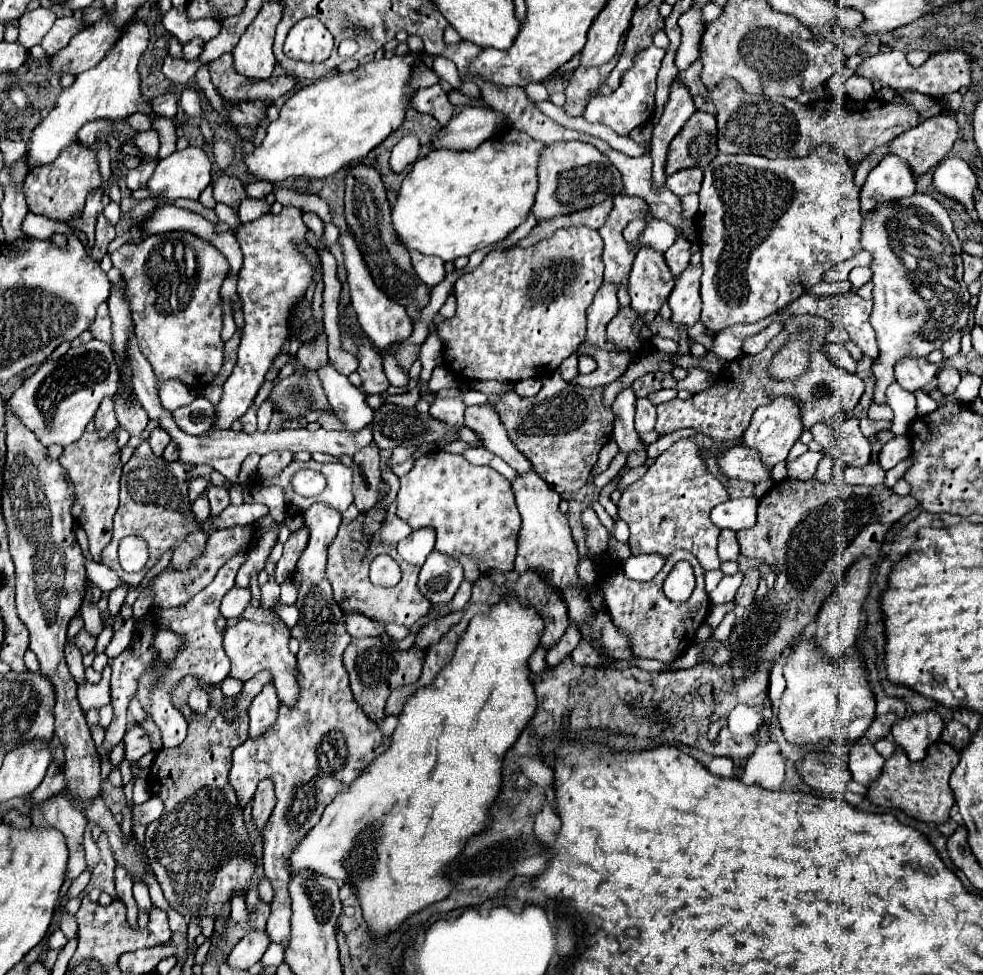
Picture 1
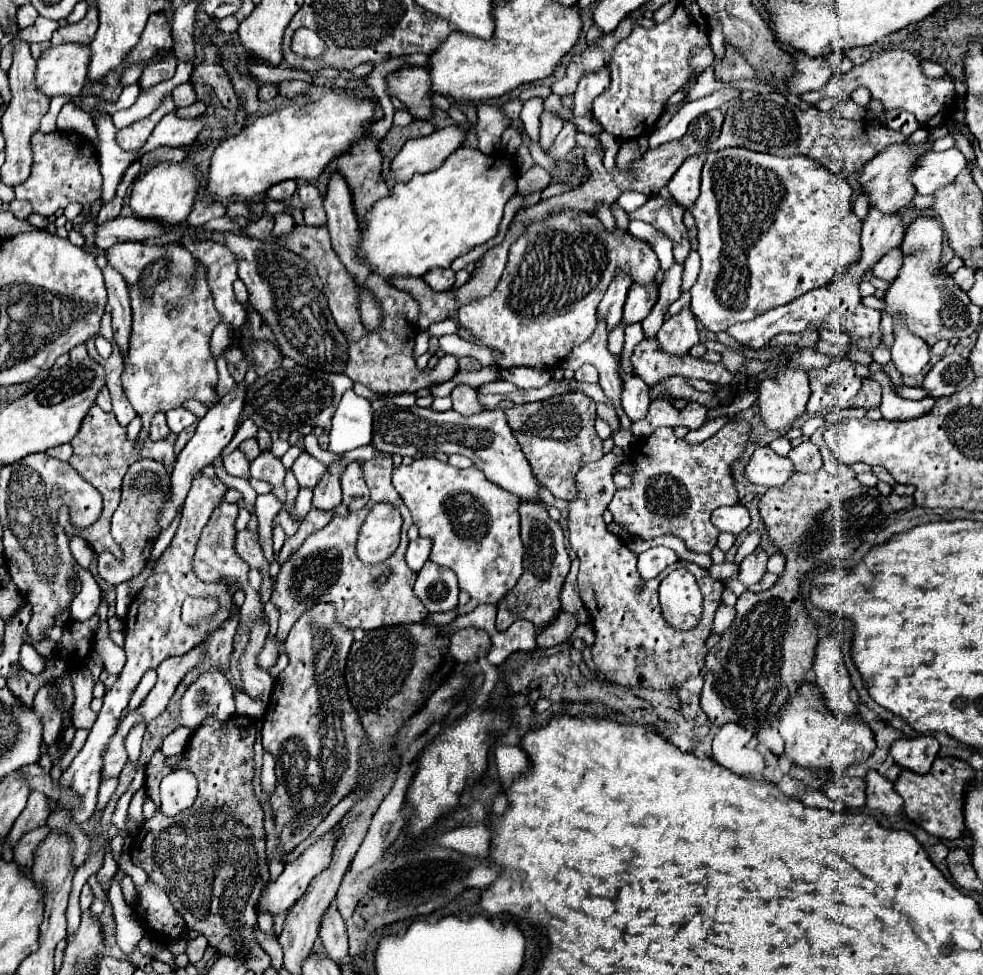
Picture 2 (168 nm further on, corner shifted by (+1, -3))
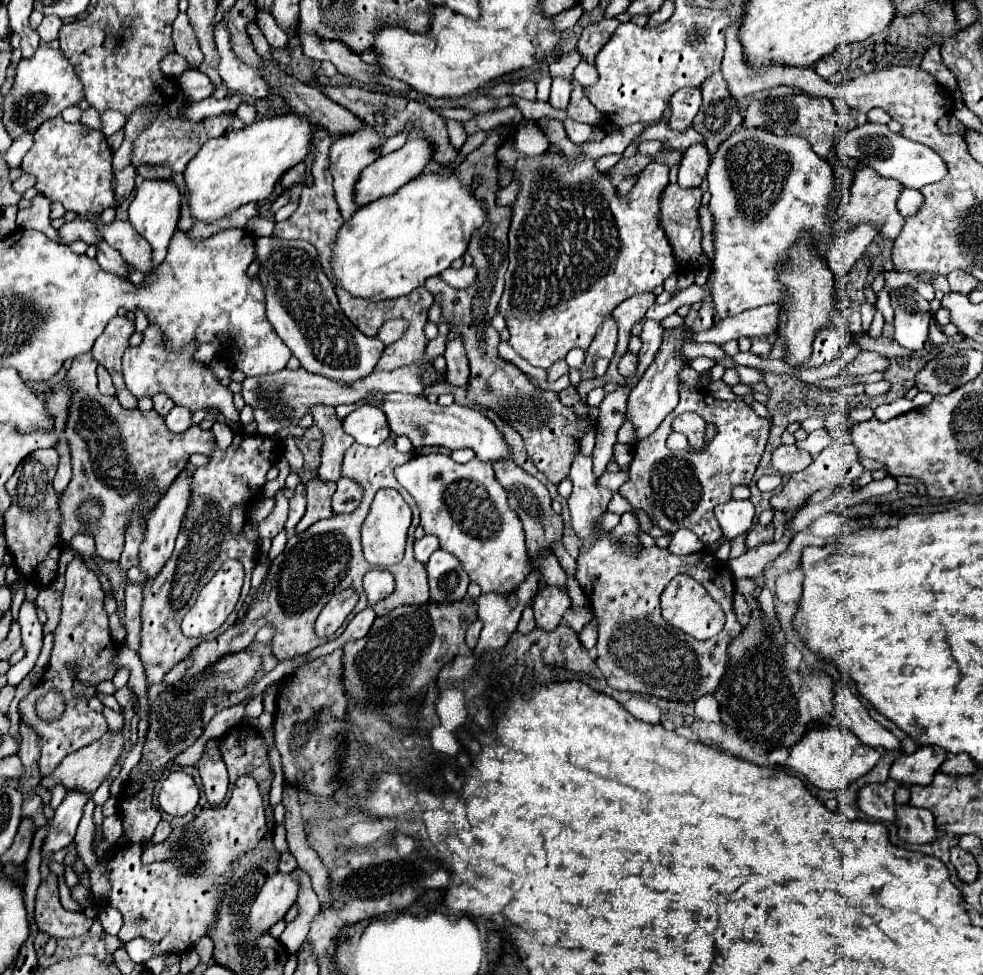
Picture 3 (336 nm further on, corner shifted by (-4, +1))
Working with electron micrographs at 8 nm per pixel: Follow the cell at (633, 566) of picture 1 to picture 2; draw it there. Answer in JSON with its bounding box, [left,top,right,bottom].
[638,546,678,580]

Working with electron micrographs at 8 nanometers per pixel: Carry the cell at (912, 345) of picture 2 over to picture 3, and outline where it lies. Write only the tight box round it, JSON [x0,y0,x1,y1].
[891,286,929,352]

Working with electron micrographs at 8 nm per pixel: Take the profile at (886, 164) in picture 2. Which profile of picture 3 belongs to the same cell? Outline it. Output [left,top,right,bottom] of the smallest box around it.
[839,166,905,238]

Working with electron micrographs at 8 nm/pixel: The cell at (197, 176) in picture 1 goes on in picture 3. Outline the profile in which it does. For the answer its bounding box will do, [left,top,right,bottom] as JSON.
[129,180,181,266]

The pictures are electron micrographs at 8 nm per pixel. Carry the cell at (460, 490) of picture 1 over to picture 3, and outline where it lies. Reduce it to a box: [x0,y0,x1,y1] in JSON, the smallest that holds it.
[395,454,531,594]

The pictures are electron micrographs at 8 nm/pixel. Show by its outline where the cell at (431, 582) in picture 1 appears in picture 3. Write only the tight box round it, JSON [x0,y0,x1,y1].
[425,550,469,604]

